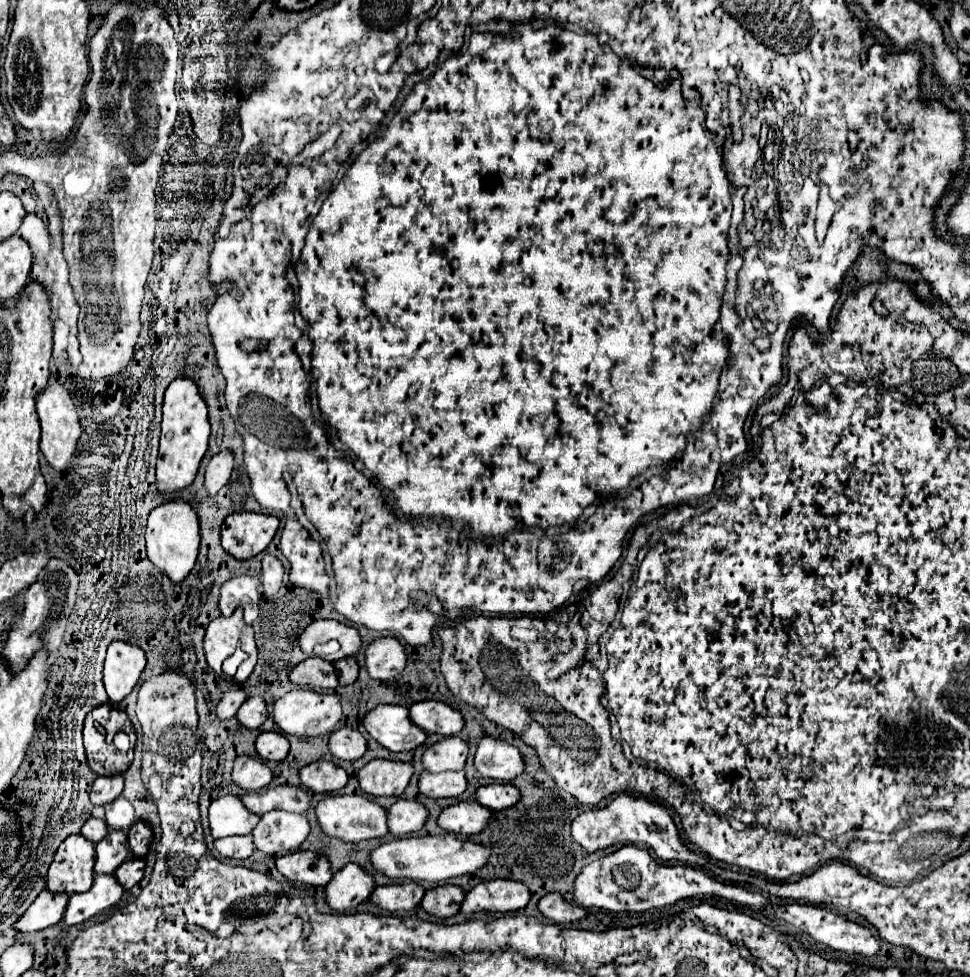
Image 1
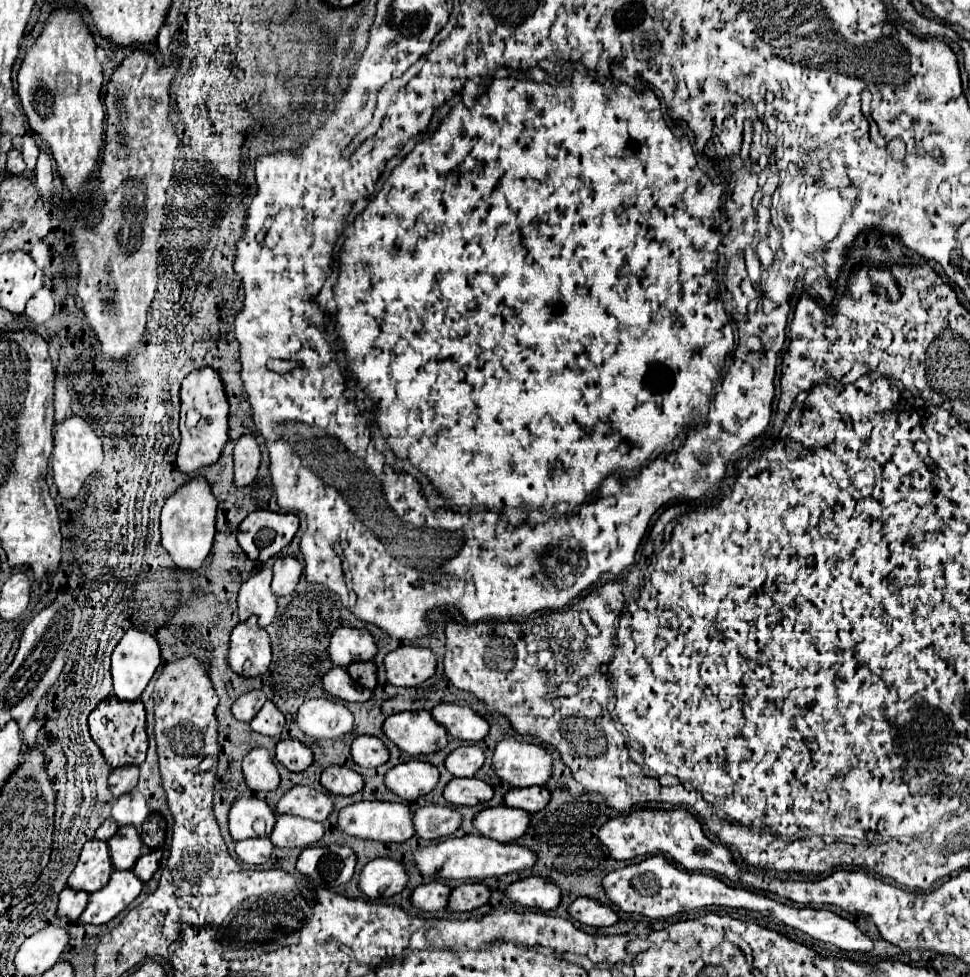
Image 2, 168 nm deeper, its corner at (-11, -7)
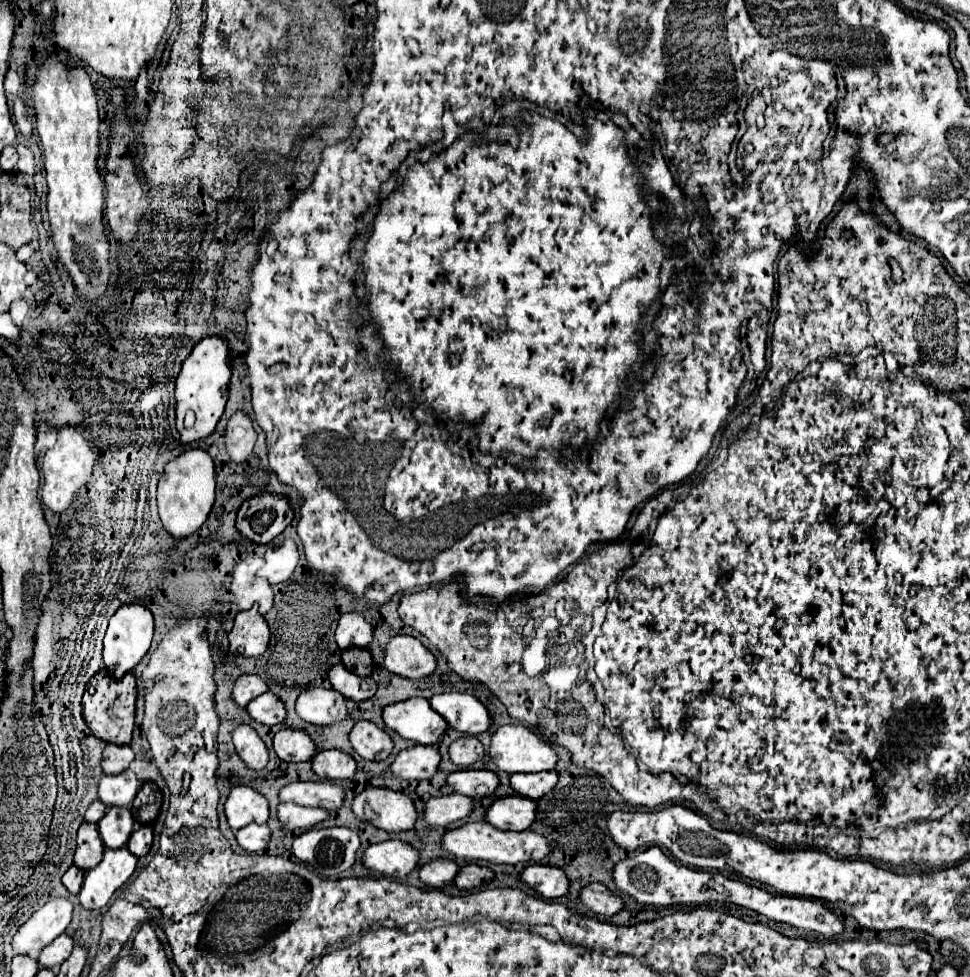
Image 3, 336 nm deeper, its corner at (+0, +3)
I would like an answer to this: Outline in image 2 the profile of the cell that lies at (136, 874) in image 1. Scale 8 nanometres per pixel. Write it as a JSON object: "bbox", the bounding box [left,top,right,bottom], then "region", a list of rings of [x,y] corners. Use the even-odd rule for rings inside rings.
{"bbox":[133,848,163,882],"region":[[[161,848],[145,852],[145,854],[137,860],[137,864],[135,864],[135,868],[133,868],[133,870],[135,870],[135,874],[137,874],[137,878],[141,878],[143,882],[147,882],[147,880],[155,874],[155,870],[159,868],[161,854],[163,854],[163,850],[161,850]]]}

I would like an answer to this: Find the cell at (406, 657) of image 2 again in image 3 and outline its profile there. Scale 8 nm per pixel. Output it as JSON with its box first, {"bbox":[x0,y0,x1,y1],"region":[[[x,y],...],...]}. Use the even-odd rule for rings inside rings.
{"bbox":[384,634,436,678],"region":[[[408,634],[394,636],[384,652],[384,668],[402,678],[424,678],[434,672],[436,660],[424,644]]]}

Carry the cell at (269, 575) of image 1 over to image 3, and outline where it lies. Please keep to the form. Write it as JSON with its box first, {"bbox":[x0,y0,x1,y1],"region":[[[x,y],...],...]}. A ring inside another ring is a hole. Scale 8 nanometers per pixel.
{"bbox":[262,540,298,586],"region":[[[284,540],[278,548],[268,548],[264,560],[266,564],[262,568],[262,576],[268,578],[272,586],[286,582],[298,564],[298,550],[294,540]]]}

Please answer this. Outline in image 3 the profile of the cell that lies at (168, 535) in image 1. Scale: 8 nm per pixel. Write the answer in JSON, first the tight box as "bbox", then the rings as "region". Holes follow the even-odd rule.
{"bbox":[158,450,214,540],"region":[[[186,450],[166,464],[166,470],[158,480],[158,514],[164,530],[174,540],[192,536],[206,522],[214,504],[214,486],[214,462],[204,450]]]}

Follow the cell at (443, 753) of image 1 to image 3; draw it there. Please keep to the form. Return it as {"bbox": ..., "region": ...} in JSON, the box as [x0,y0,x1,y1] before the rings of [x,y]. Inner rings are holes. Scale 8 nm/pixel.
{"bbox":[450,736,484,766],"region":[[[462,736],[450,744],[450,760],[456,766],[472,766],[474,762],[482,760],[484,746],[478,742],[476,736]]]}

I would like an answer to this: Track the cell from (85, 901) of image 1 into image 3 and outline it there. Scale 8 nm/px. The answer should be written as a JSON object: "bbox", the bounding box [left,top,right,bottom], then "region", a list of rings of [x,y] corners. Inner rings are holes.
{"bbox":[78,848,136,910],"region":[[[128,848],[104,850],[102,862],[88,870],[84,876],[82,890],[78,894],[82,908],[96,910],[108,904],[112,894],[124,886],[124,882],[136,870],[136,856]]]}

